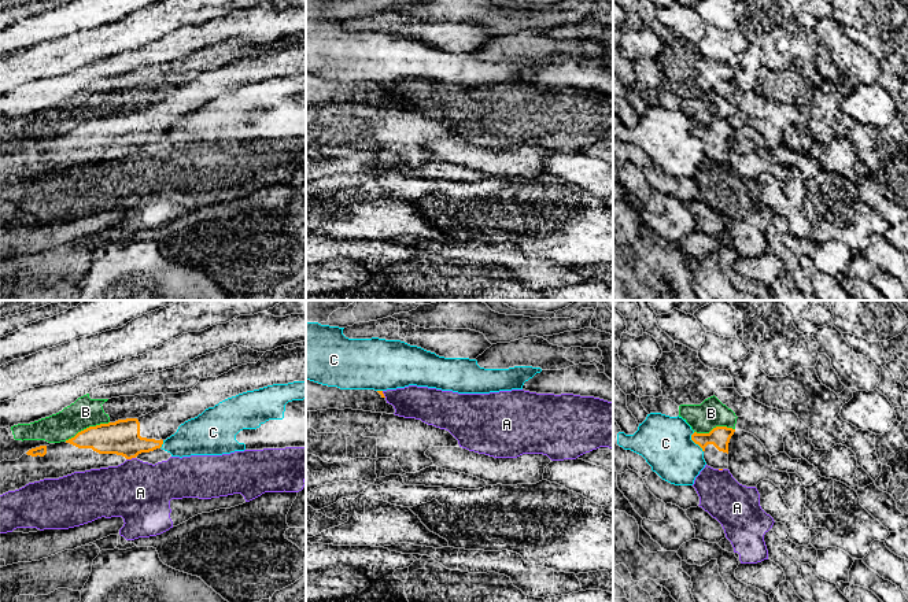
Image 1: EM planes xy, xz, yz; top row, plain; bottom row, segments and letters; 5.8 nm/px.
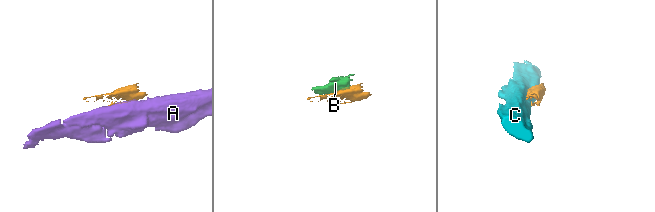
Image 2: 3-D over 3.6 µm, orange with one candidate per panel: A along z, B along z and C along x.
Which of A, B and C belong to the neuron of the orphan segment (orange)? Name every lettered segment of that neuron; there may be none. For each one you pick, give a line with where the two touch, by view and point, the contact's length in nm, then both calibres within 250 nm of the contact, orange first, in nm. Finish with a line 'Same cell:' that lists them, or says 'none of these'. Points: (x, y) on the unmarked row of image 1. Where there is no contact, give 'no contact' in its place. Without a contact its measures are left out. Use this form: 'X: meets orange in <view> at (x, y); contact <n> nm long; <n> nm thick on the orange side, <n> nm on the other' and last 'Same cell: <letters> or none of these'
Same cell: none of these

